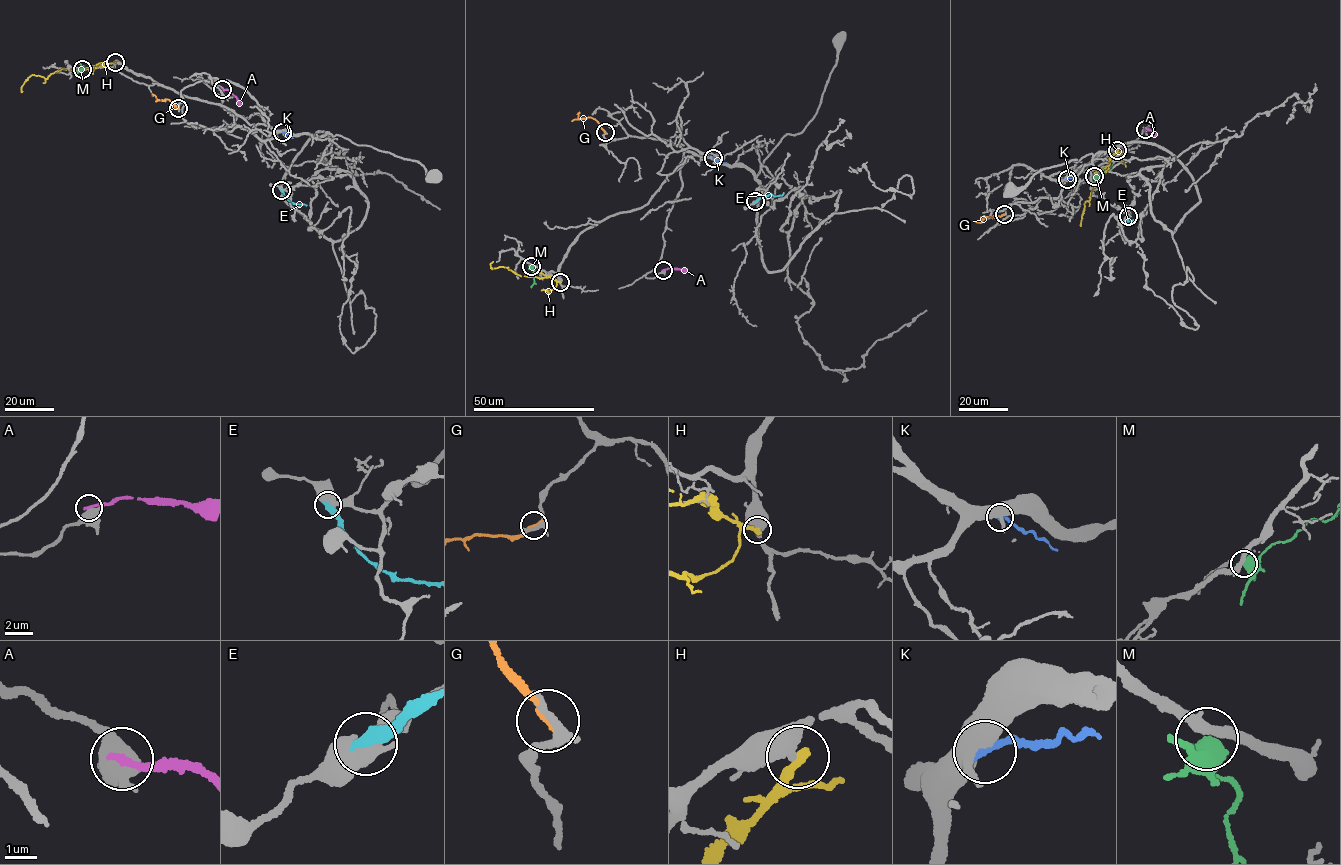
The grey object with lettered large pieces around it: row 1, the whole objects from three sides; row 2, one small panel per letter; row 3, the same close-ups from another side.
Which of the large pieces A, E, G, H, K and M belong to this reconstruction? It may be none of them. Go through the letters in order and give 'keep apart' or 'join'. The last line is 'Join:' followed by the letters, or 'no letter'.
A: keep apart
E: keep apart
G: keep apart
H: keep apart
K: keep apart
M: keep apart
Join: no letter

